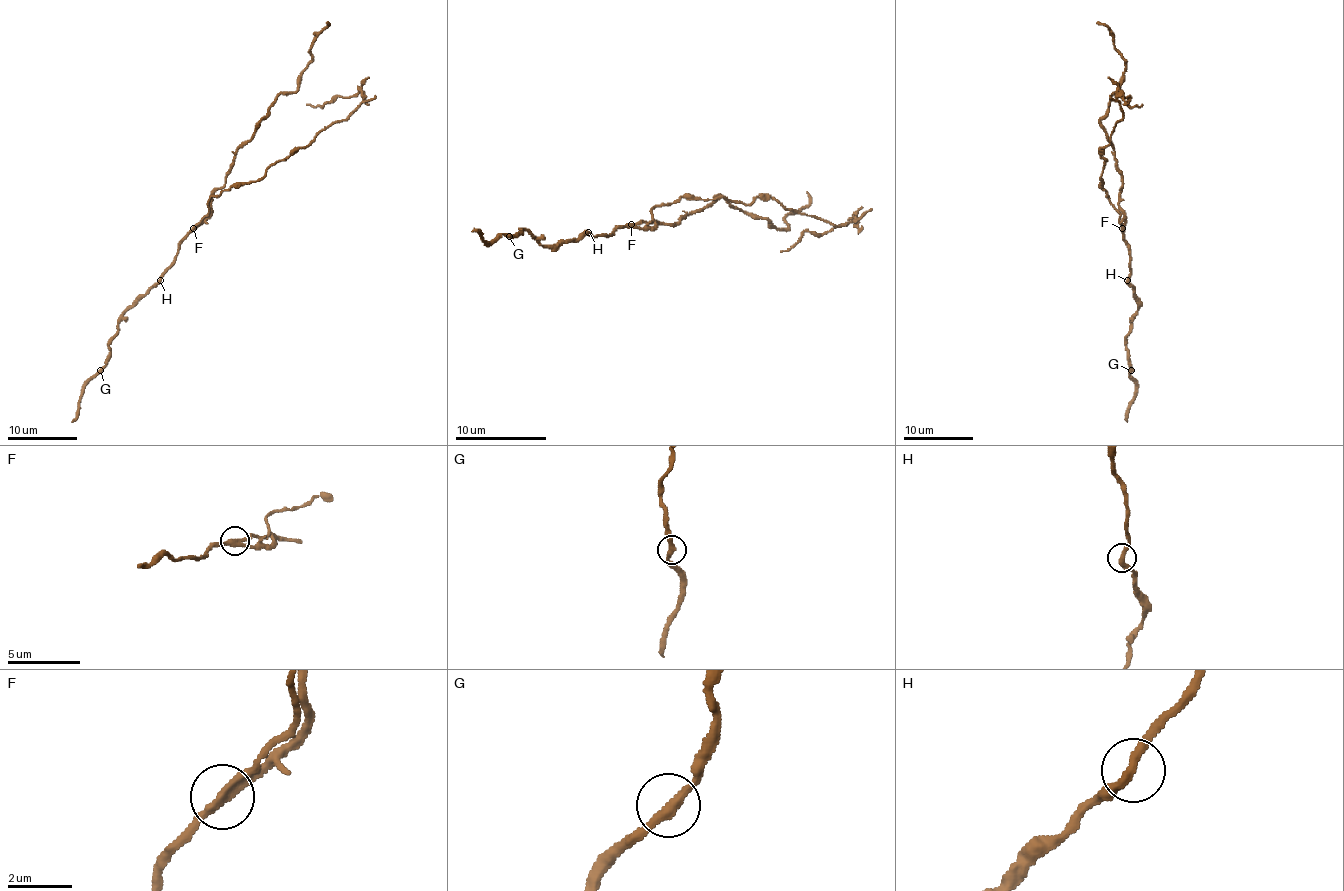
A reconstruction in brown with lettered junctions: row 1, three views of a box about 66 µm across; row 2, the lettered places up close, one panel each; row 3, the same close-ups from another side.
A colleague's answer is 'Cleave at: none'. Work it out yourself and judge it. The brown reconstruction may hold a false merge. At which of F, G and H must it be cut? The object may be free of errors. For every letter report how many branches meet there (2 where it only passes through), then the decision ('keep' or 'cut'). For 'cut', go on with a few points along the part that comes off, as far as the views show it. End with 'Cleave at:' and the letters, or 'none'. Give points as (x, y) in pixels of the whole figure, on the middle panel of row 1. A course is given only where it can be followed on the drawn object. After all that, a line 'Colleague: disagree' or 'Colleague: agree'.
F: 3 branches meet; cut; foreign part runs (632, 225), (682, 198), (775, 198), (834, 225), (857, 225), (805, 232), (780, 250)
G: 2 branches meet; keep
H: 2 branches meet; keep
Cleave at: F
Colleague: disagree

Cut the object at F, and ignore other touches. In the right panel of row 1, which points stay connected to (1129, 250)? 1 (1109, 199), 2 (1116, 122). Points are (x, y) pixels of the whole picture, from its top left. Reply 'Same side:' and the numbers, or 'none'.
Same side: none

